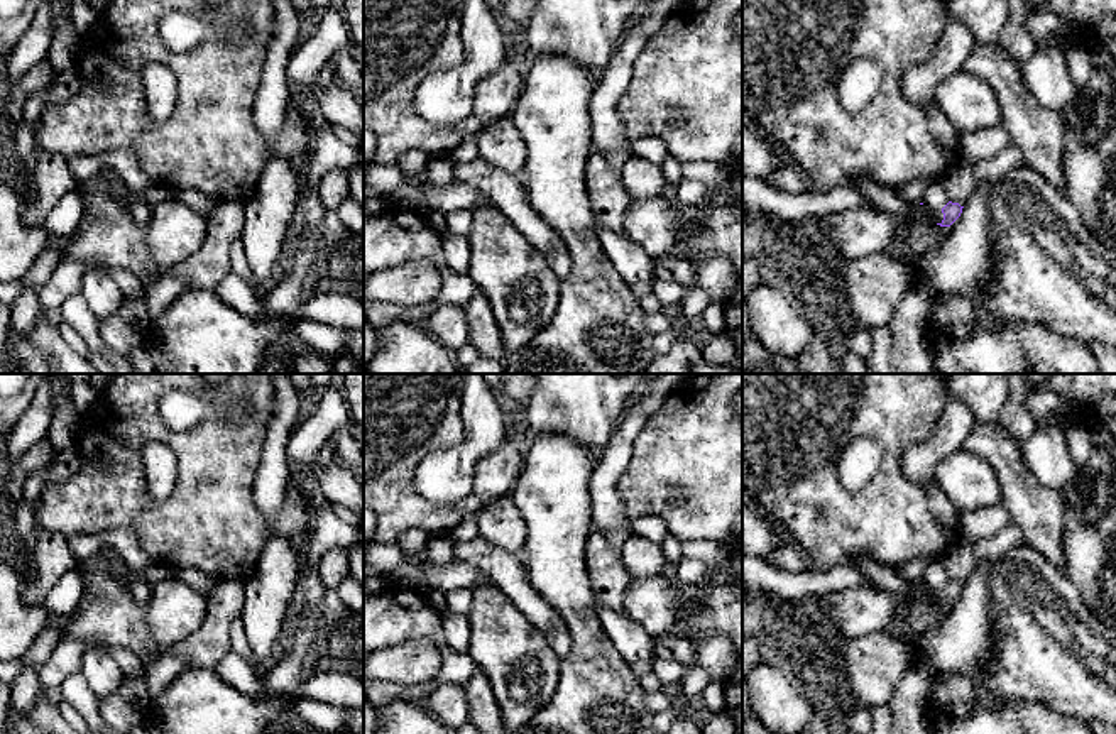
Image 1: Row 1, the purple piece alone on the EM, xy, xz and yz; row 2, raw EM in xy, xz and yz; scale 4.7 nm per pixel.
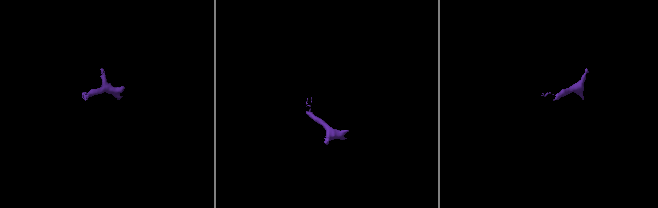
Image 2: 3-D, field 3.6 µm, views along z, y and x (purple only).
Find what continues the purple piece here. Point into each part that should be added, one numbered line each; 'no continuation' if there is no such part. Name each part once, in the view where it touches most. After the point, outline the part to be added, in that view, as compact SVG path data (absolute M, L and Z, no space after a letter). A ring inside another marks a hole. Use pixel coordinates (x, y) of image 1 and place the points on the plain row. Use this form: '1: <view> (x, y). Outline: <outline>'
1: yz (885, 579). Outline: M856 555L849 558L844 565L856 568L859 573L873 580L883 590L908 595L913 599L925 597L928 602L942 602L944 599L942 589L932 589L927 583L906 582L893 570L876 563L867 555Z

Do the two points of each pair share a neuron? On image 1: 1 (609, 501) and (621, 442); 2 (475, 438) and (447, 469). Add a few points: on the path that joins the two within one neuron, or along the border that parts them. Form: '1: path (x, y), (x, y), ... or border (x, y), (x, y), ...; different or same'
1: path (607, 486), (607, 469), (616, 457); same
2: path (470, 445), (454, 462); same

